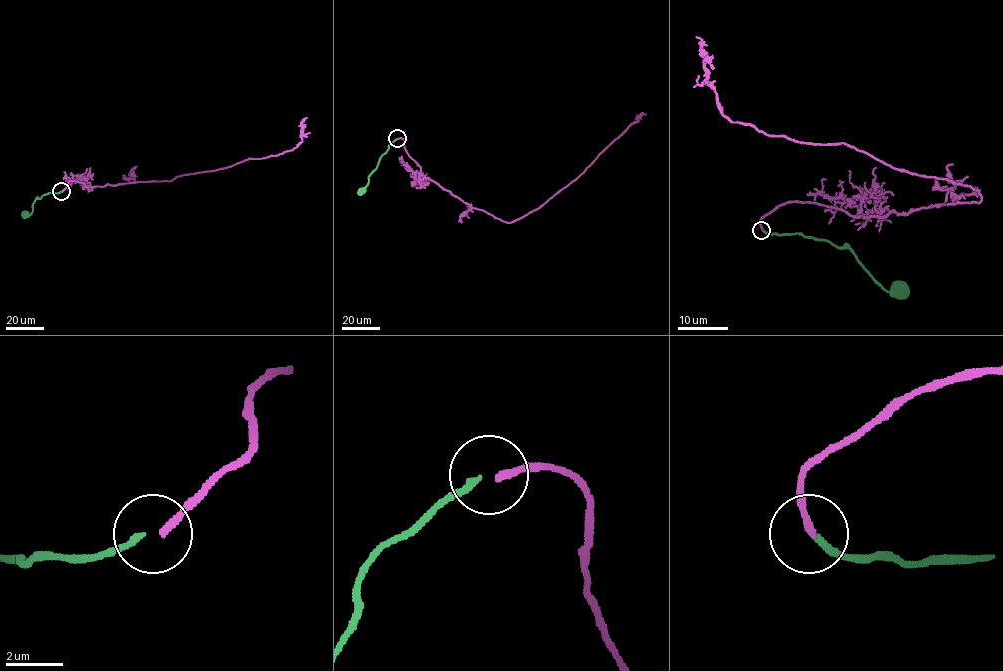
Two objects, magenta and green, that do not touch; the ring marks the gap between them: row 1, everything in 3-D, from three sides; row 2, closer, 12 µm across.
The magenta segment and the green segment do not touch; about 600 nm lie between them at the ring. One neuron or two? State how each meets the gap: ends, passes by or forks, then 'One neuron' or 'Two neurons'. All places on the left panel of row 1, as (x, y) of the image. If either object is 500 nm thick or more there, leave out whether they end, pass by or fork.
At the ring magenta ends. At the ring green ends. One neuron

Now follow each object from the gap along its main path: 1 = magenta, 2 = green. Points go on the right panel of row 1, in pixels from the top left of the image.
1: (762, 229), (766, 214), (789, 202), (885, 217), (981, 197), (844, 143), (802, 143), (732, 122), (696, 36)
2: (762, 229), (778, 234), (800, 233), (848, 248), (884, 288), (889, 292), (899, 289)

